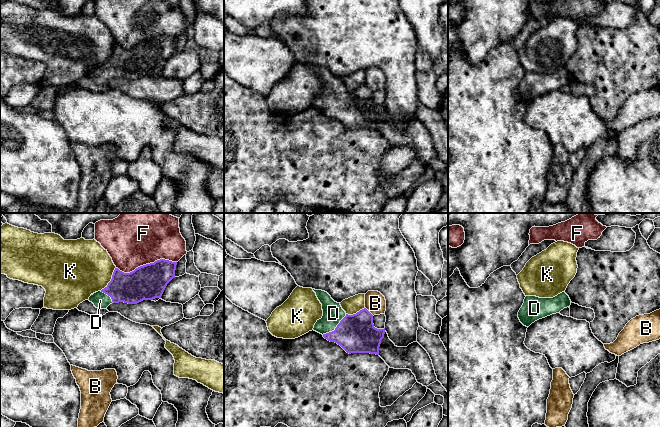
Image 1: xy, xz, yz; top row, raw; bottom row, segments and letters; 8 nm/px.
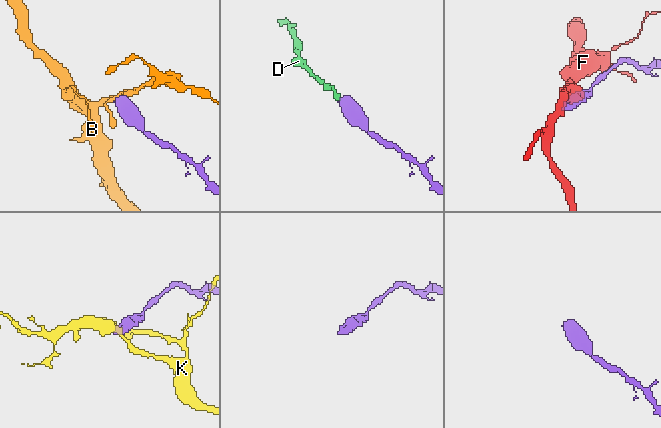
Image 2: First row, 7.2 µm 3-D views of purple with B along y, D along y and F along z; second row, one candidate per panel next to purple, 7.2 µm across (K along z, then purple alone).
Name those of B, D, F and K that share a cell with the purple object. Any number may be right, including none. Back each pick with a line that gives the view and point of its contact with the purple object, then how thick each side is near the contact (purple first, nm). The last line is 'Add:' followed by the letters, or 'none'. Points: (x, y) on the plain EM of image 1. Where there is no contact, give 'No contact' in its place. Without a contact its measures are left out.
D: Touches purple at xz (335, 104). Thickness 300 nm (purple) against 160 nm
Add: D

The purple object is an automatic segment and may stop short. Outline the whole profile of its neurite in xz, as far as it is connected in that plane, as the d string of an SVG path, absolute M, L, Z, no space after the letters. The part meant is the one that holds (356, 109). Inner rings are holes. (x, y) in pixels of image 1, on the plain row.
M315 66L322 80L323 92L317 96L313 106L325 115L340 121L347 129L370 129L379 131L385 104L377 105L373 91L366 85L348 91L331 72L322 66Z

